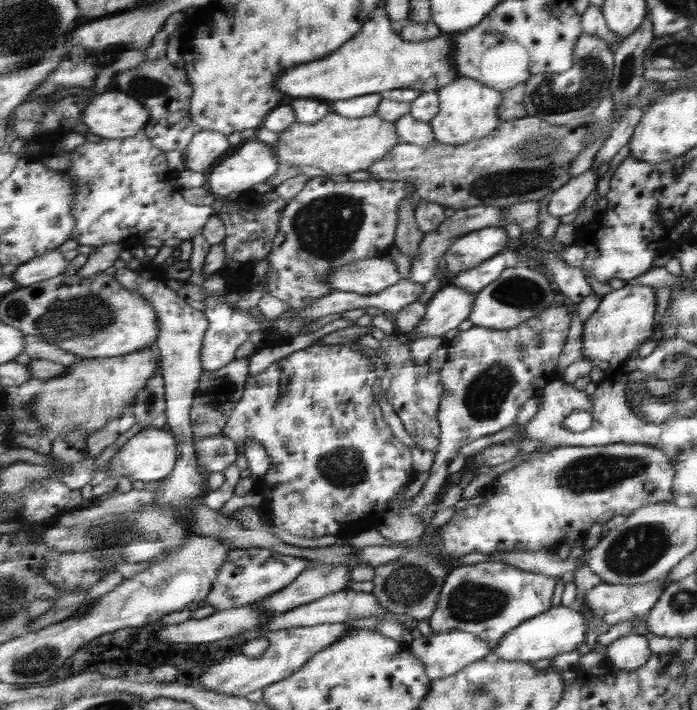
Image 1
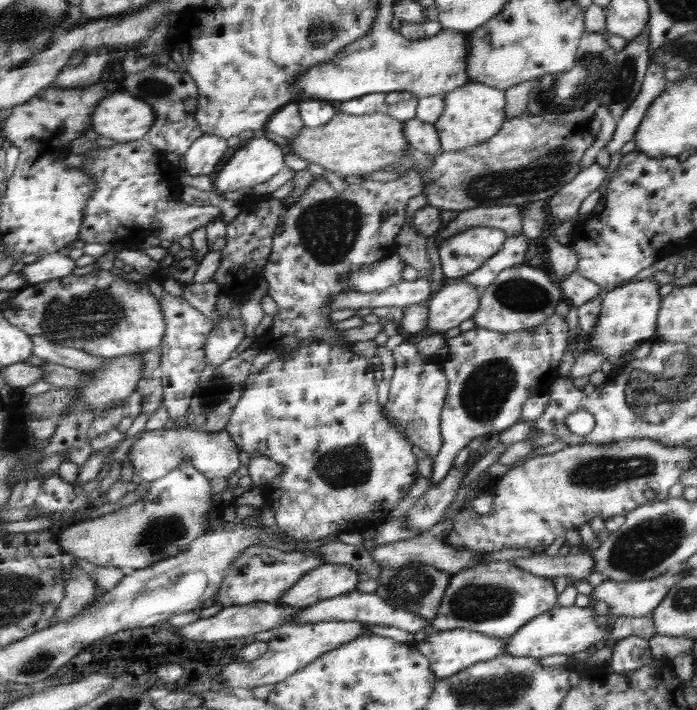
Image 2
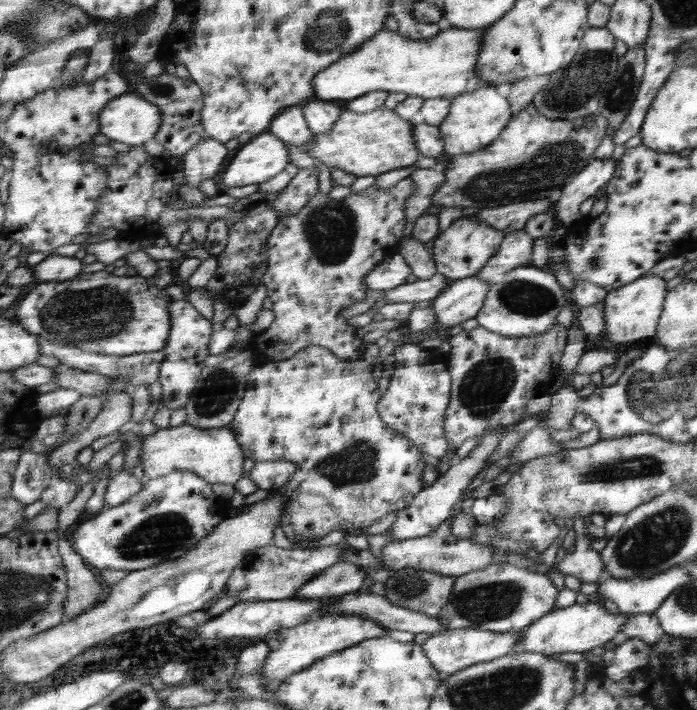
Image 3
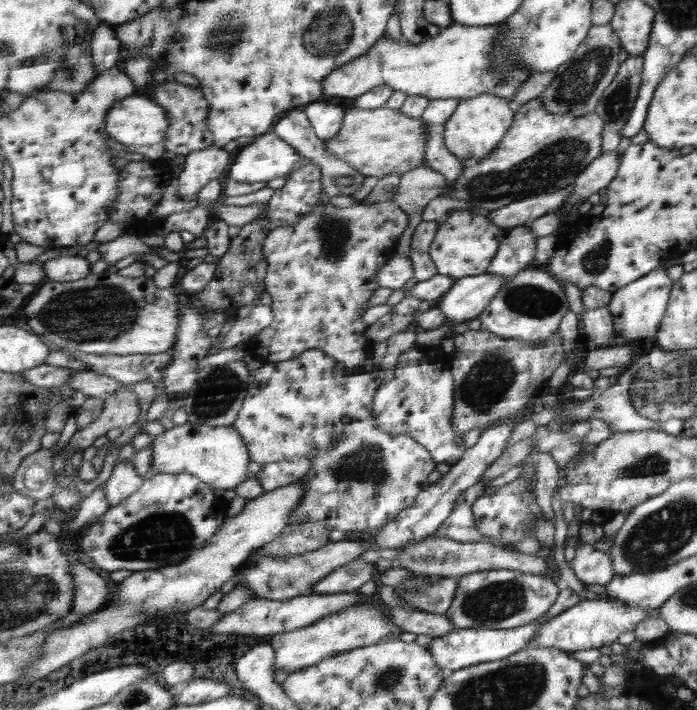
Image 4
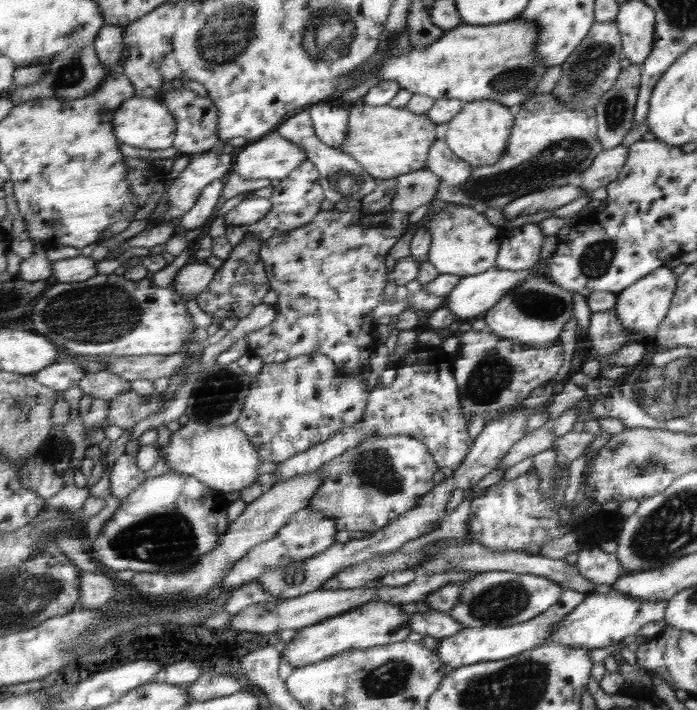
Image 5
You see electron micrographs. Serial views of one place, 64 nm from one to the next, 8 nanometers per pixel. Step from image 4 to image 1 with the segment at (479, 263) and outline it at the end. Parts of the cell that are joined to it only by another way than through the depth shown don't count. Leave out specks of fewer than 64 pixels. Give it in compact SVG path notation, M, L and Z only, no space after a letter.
M488 226L470 231L450 244L450 247L444 251L442 263L448 273L466 272L492 258L509 241L503 227Z

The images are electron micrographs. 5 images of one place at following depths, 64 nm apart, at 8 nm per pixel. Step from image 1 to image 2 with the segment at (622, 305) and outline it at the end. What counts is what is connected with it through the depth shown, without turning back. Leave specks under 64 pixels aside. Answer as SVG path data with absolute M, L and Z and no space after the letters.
M651 279L620 285L602 295L600 314L596 328L587 335L586 348L596 353L602 353L608 357L610 364L617 366L621 356L626 355L628 350L638 348L642 340L656 334L656 320L659 320L660 310L660 284Z

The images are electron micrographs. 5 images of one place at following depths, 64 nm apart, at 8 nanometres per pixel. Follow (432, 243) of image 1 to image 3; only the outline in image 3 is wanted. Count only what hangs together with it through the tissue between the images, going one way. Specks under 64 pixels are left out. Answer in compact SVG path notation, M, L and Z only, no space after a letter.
M550 198L528 199L506 206L498 206L498 208L480 209L472 217L476 221L483 221L487 225L504 232L505 235L509 235L516 230L524 229L525 223L530 220L530 216L551 211L554 202Z

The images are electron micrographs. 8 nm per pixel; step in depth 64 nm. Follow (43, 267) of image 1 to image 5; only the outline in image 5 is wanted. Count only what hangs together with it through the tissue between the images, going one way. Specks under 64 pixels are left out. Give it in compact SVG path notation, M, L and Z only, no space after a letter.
M81 254L78 257L56 260L52 279L60 283L84 282L98 274L100 274L98 262Z

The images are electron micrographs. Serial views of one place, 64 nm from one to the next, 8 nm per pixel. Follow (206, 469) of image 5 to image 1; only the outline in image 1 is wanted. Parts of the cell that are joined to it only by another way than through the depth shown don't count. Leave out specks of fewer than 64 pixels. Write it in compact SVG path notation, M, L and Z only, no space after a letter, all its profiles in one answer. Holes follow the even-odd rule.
M150 427L142 430L119 450L111 461L109 475L130 476L136 481L162 480L174 472L179 461L179 439L171 430ZM224 433L202 437L199 439L199 445L201 460L204 466L210 470L210 474L226 472L240 458L238 444Z

